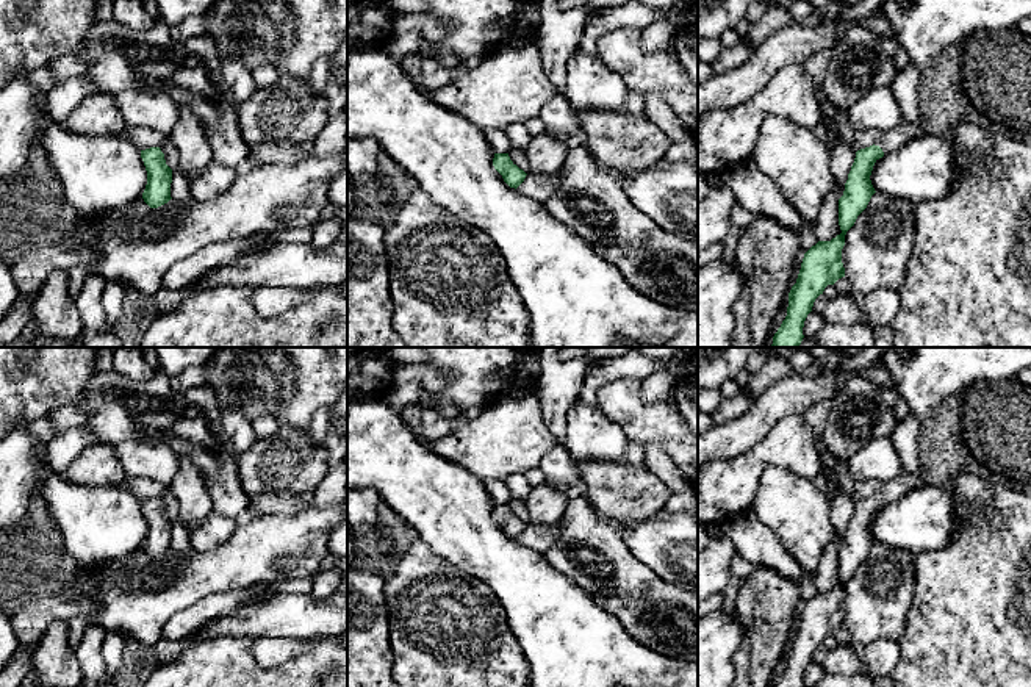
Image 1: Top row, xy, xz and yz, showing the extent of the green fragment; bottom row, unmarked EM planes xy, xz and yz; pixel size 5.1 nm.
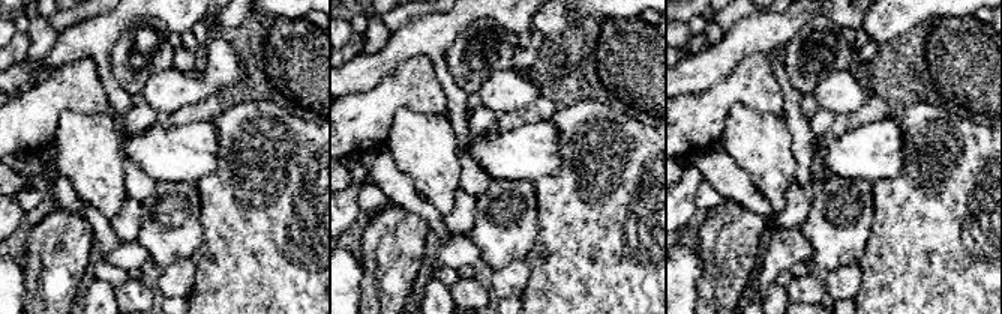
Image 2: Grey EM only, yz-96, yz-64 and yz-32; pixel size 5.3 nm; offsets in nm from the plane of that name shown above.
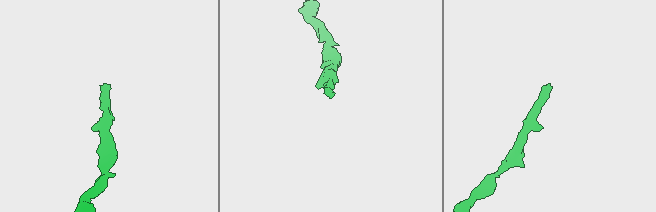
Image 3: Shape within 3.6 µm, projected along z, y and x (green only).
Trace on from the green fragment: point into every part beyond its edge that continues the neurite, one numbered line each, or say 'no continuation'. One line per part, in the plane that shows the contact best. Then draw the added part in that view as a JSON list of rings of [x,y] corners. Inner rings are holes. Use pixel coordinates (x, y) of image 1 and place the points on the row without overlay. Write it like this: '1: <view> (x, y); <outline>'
1: yz (897, 487); [[[901,473],[898,477],[881,484],[879,490],[875,493],[875,496],[879,496],[886,504],[890,504],[892,501],[898,499],[904,493],[907,493],[912,488],[918,488],[921,485],[928,484],[925,479],[925,473],[915,473],[915,474],[904,474]]]

